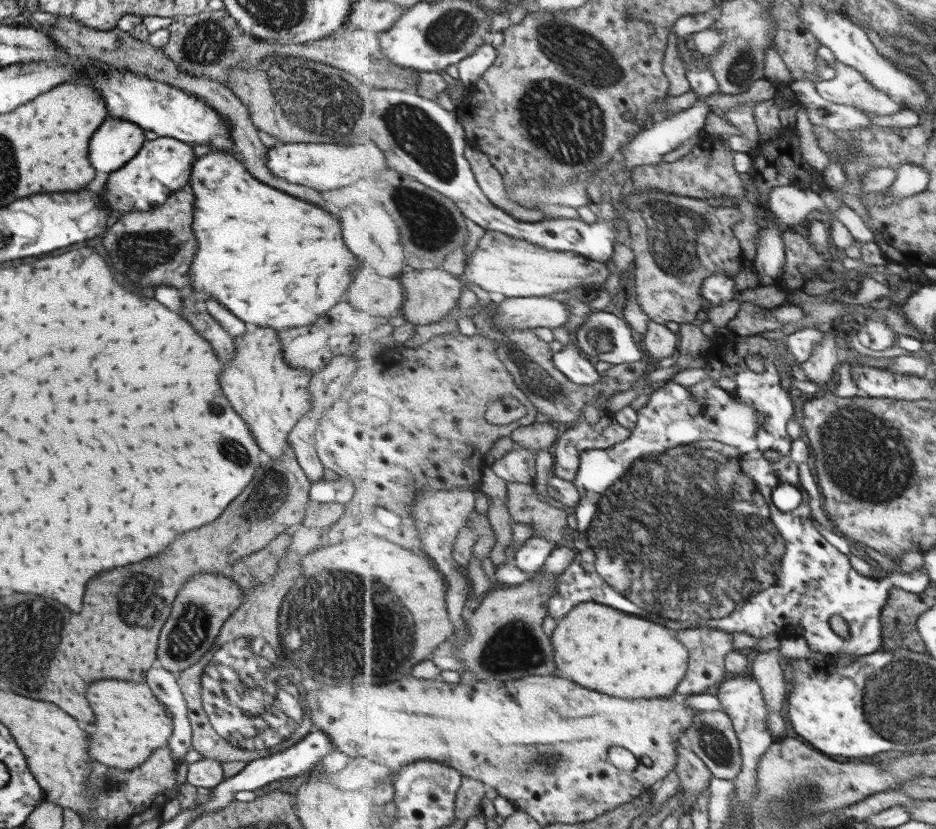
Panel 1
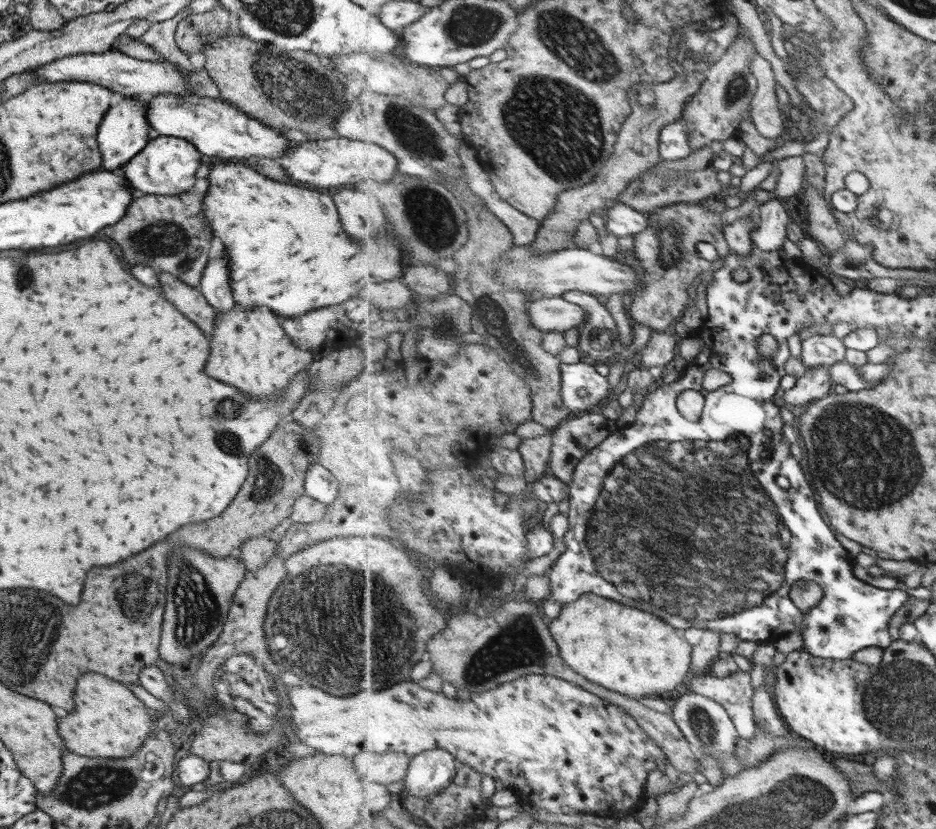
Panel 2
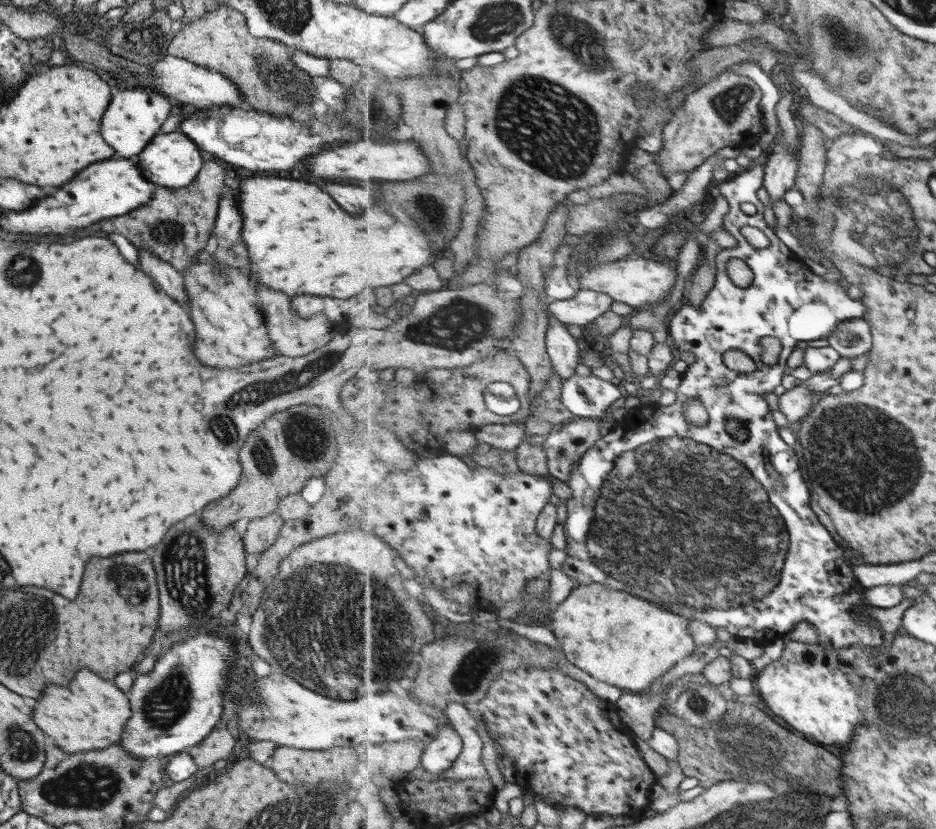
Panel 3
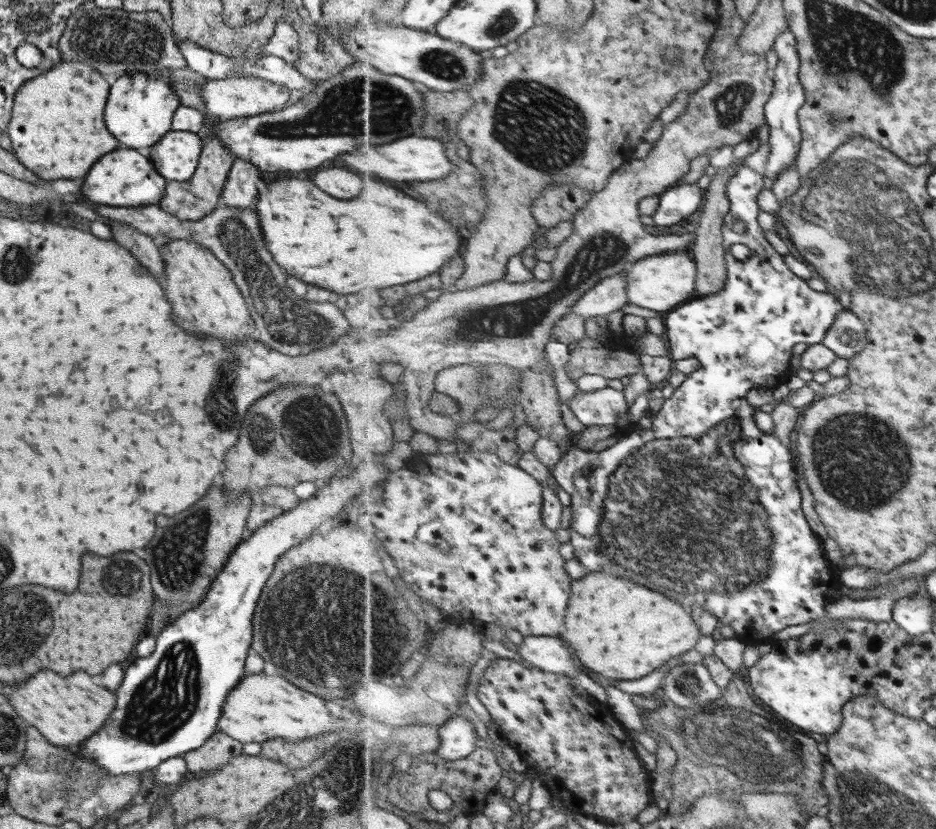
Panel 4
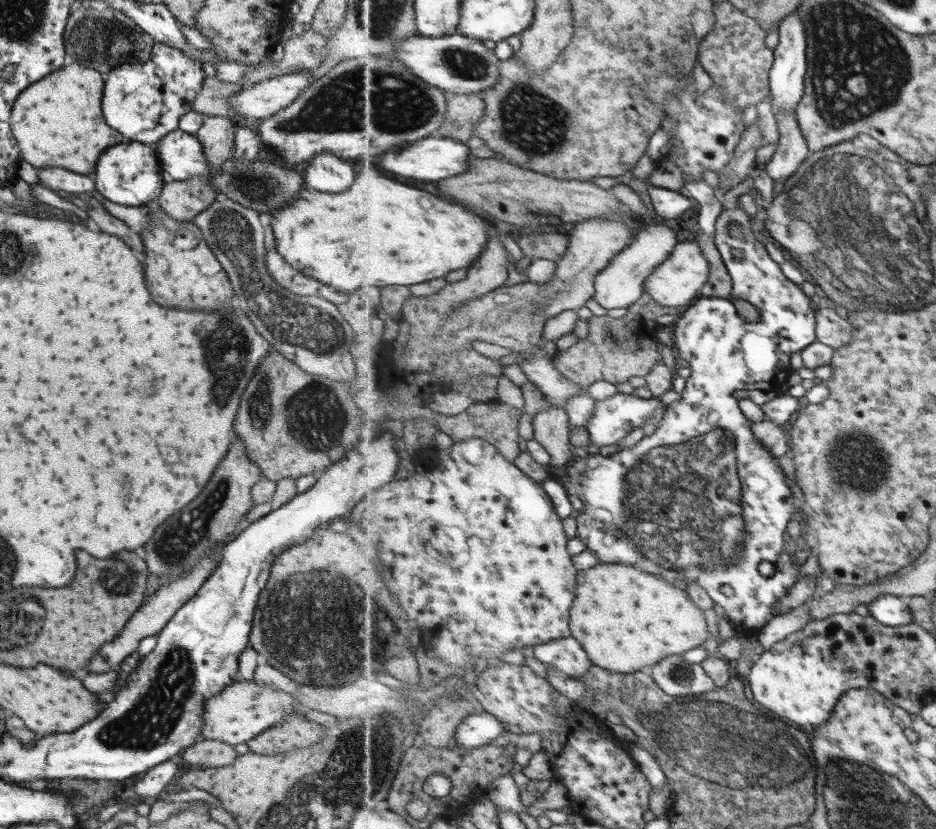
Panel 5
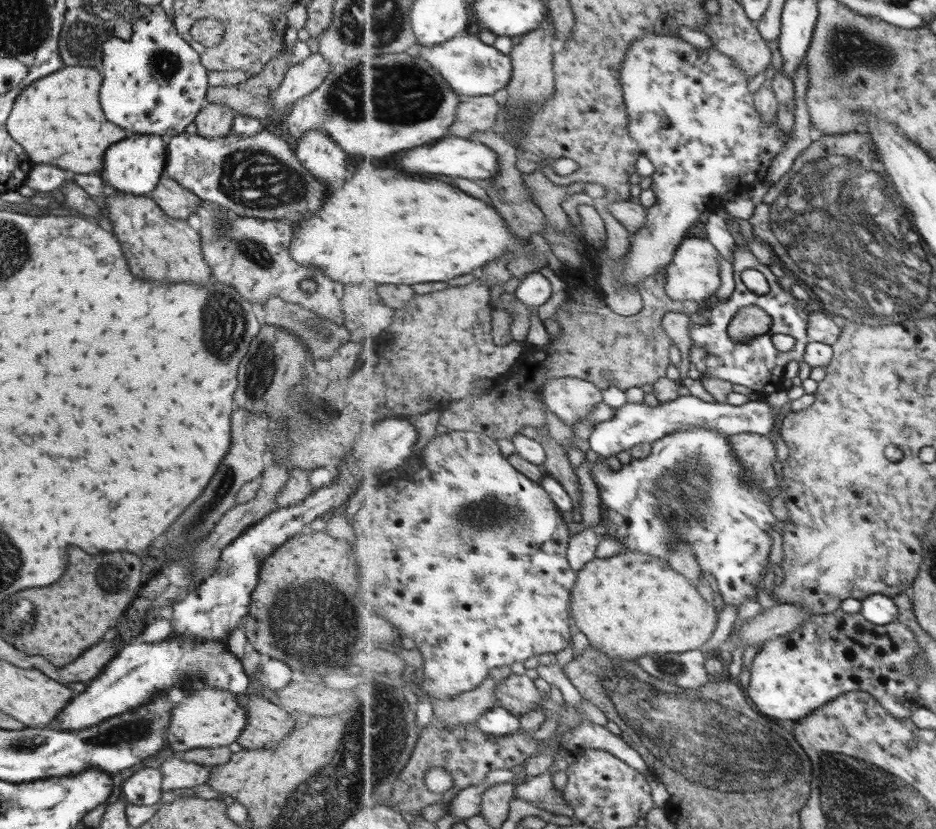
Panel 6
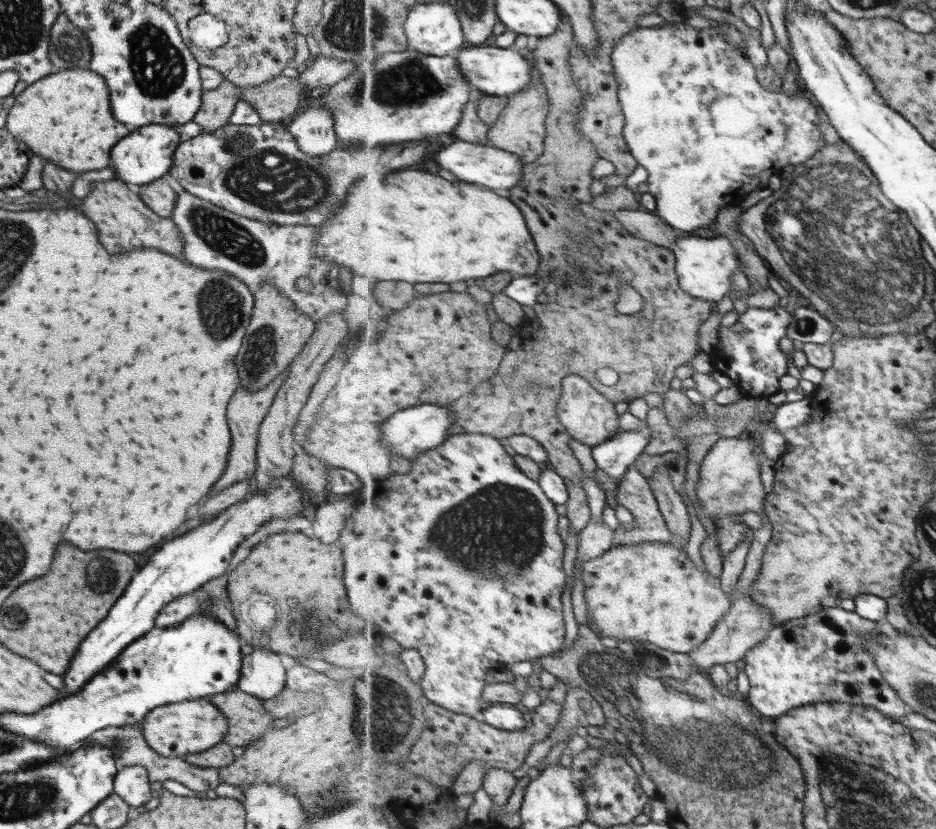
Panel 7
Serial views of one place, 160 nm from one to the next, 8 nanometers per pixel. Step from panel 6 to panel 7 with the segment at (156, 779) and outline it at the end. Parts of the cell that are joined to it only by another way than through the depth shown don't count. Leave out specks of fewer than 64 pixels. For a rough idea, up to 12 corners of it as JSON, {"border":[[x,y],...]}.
{"border":[[119,767],[113,792],[129,806],[152,797],[148,771]]}

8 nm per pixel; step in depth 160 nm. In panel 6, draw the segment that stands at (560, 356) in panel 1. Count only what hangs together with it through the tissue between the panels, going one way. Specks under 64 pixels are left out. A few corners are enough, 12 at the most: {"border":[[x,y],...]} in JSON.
{"border":[[693,395],[626,403],[591,448],[617,463],[642,442],[693,428],[775,434],[764,398],[734,406]]}

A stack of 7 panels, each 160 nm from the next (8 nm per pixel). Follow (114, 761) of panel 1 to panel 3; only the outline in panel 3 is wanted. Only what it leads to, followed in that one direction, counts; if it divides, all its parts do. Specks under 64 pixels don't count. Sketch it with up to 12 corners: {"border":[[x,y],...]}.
{"border":[[80,670],[46,686],[32,720],[68,754],[119,744],[132,708]]}

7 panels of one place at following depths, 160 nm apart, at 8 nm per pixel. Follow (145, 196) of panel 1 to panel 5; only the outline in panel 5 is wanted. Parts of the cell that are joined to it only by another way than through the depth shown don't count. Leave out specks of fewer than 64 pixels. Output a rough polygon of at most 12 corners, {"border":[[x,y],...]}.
{"border":[[196,135],[159,140],[161,168],[174,181],[212,175]]}

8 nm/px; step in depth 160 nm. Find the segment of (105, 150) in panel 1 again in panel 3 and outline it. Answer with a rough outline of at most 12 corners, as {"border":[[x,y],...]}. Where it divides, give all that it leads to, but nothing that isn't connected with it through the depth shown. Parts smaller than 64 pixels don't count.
{"border":[[146,87],[111,95],[102,136],[116,156],[137,156],[172,104]]}

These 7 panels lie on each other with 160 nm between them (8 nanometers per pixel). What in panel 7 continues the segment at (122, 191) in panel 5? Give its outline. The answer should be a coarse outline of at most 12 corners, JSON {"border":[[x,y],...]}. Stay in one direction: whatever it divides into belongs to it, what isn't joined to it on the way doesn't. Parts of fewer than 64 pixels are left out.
{"border":[[138,127],[112,148],[133,189],[169,176],[177,127]]}

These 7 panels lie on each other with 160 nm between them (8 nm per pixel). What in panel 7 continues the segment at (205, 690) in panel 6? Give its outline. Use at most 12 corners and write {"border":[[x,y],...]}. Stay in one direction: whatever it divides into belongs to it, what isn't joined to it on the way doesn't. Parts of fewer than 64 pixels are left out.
{"border":[[202,697],[154,708],[139,727],[160,756],[204,752],[227,720]]}

